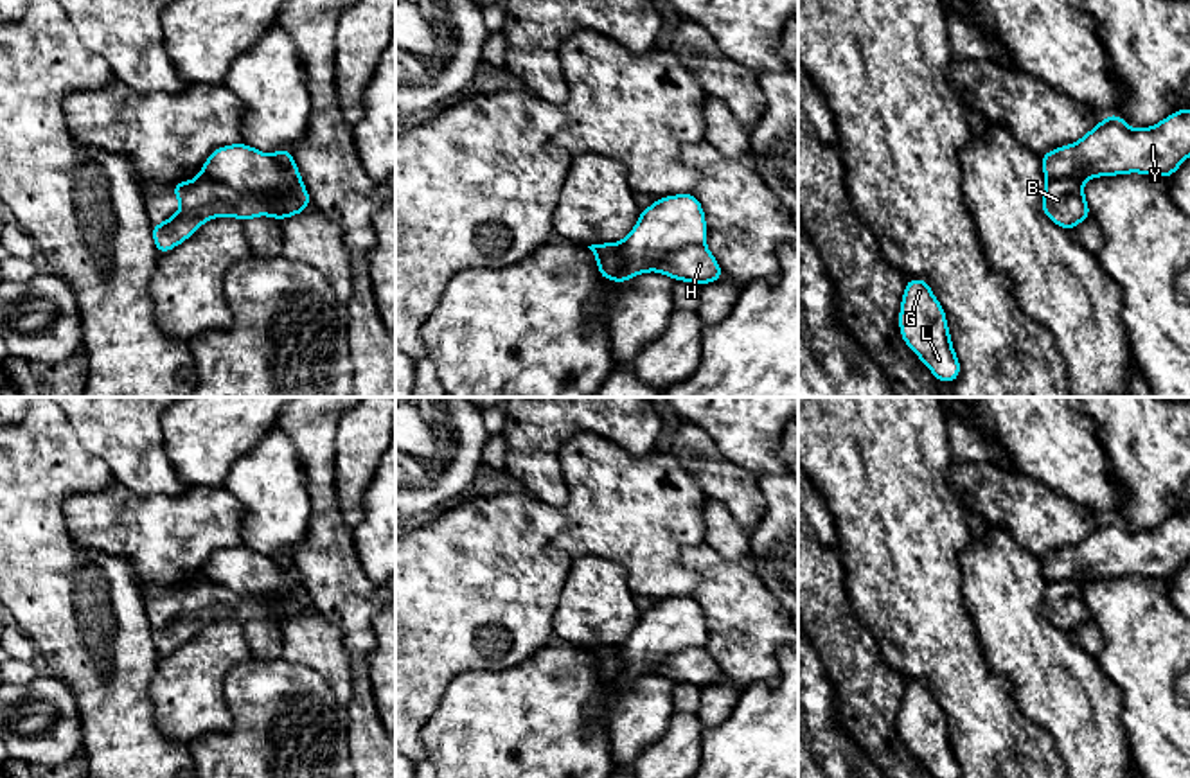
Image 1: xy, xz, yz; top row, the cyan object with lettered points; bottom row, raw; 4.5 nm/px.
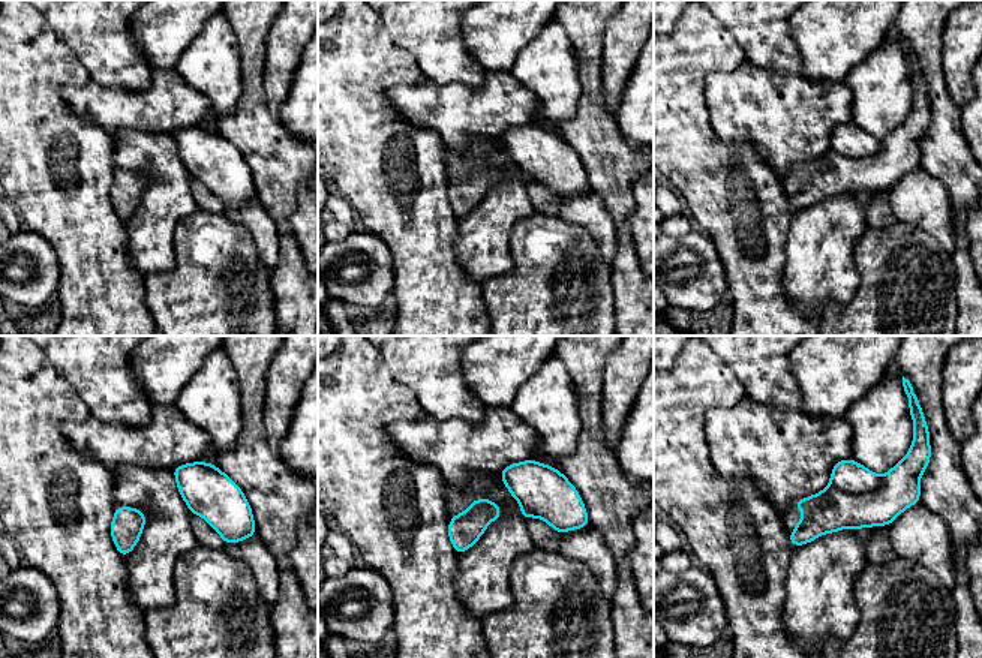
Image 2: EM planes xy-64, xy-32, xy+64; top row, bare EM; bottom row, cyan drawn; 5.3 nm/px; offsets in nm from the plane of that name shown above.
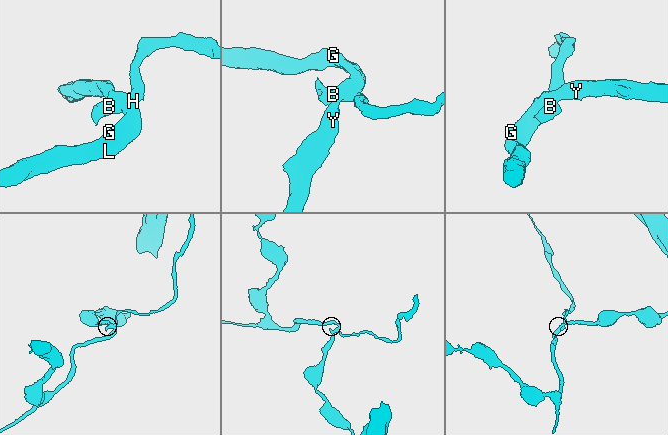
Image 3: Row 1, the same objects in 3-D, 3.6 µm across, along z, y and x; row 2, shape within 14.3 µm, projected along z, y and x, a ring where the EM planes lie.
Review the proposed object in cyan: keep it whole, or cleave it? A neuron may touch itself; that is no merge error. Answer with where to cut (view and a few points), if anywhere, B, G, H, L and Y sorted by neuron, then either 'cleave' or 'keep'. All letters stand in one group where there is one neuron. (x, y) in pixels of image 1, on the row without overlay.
cut in xy along (204, 575), (256, 599), (275, 595), (284, 586); B H / G L Y; cleave

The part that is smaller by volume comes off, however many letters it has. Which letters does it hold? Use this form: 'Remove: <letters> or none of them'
Remove: B, H

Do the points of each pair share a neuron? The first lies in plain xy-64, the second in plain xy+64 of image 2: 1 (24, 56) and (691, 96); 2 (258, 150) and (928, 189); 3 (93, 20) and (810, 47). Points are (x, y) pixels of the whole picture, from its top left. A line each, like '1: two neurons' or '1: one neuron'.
1: one neuron
2: two neurons
3: two neurons

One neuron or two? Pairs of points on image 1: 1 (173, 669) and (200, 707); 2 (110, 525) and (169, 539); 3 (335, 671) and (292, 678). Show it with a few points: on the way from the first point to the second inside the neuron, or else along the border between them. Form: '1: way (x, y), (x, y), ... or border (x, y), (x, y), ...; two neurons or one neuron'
1: way (182, 678), (191, 698); one neuron
2: way (124, 525), (155, 534); one neuron
3: border (281, 656), (313, 669), (346, 707); two neurons

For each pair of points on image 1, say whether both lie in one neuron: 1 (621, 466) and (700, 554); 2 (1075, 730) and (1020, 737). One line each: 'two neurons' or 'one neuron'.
1: two neurons
2: two neurons

